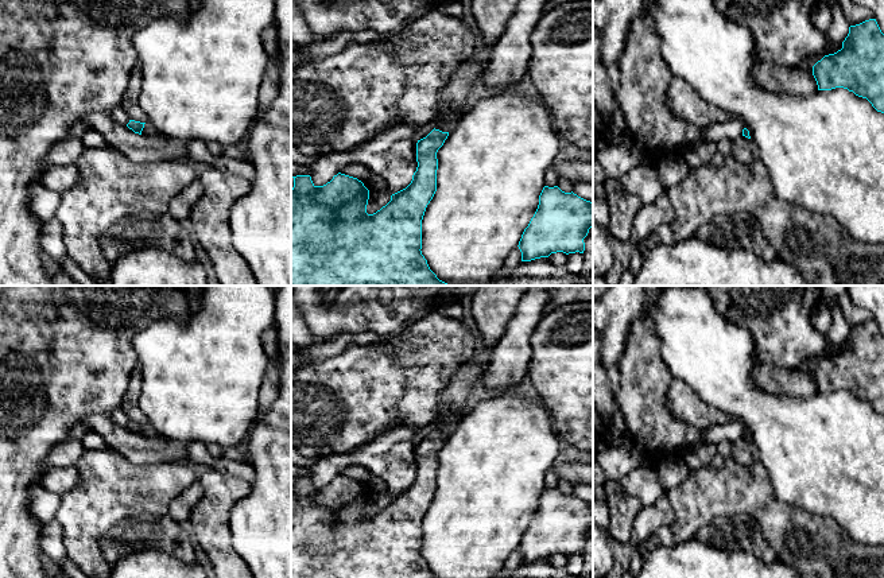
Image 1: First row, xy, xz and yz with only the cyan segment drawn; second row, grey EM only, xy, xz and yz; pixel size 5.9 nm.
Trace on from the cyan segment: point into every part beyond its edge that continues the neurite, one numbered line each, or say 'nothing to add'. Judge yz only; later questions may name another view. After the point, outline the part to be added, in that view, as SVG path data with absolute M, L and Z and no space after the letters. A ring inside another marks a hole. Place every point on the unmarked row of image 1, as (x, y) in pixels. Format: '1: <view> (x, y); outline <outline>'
nothing to add

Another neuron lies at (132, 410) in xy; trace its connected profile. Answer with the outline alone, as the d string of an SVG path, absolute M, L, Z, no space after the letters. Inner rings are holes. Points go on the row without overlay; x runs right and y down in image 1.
M136 368L131 373L127 393L121 408L125 411L131 422L146 424L147 416L143 414L143 411L137 404L140 393L141 393L141 372L140 369Z

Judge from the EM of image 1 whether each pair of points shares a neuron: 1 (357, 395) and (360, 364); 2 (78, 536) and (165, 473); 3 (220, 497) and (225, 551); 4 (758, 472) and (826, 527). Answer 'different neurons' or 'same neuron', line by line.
1: same neuron
2: same neuron
3: same neuron
4: same neuron

